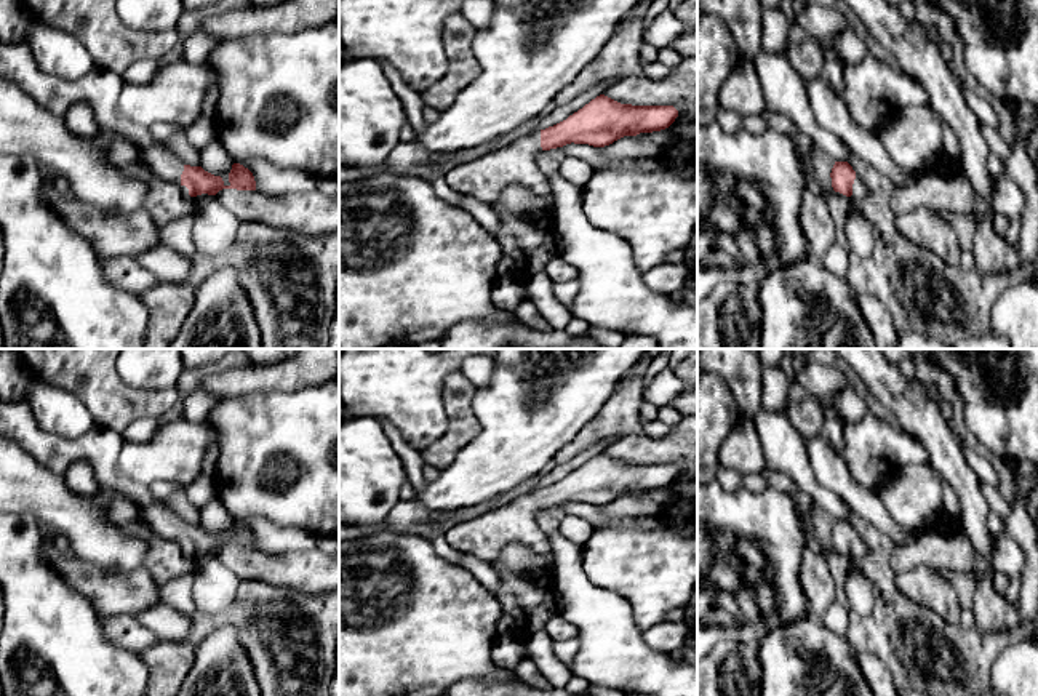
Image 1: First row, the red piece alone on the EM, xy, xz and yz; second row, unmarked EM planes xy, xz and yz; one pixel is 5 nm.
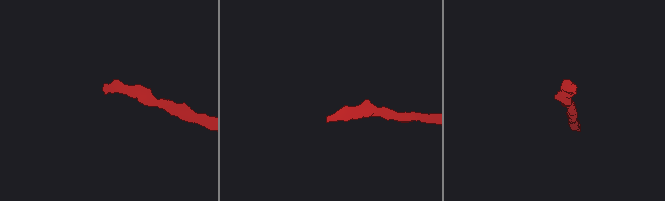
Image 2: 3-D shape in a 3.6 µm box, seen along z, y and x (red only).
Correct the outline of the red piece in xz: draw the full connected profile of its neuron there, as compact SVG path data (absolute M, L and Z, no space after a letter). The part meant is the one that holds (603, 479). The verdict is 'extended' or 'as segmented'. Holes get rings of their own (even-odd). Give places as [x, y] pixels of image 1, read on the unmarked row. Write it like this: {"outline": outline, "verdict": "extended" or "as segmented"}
{"outline": "M605 453L597 454L566 478L534 490L510 504L465 520L446 530L446 542L461 554L488 562L501 581L497 594L504 614L513 619L513 635L521 642L558 614L553 573L515 573L496 565L505 546L523 546L537 555L552 552L549 534L536 520L542 509L566 502L605 506L624 494L669 486L678 469L673 464L621 462Z", "verdict": "extended"}

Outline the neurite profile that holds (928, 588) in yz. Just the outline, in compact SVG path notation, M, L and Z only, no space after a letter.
M918 566L896 573L894 582L913 603L932 610L952 626L960 626L963 608L955 587L940 571Z

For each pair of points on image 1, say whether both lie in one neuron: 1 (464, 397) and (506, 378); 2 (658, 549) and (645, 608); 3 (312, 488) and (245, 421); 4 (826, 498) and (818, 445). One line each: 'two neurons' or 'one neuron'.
1: two neurons
2: one neuron
3: one neuron
4: two neurons

